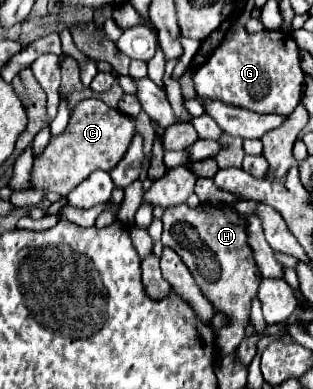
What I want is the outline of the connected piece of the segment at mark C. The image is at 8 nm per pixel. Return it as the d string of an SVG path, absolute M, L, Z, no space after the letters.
M86 99L74 107L64 135L52 137L48 147L44 149L44 155L34 161L32 185L66 197L96 169L110 171L112 167L116 167L124 153L128 151L132 137L134 137L134 119L122 115L116 109L110 109L100 99Z

